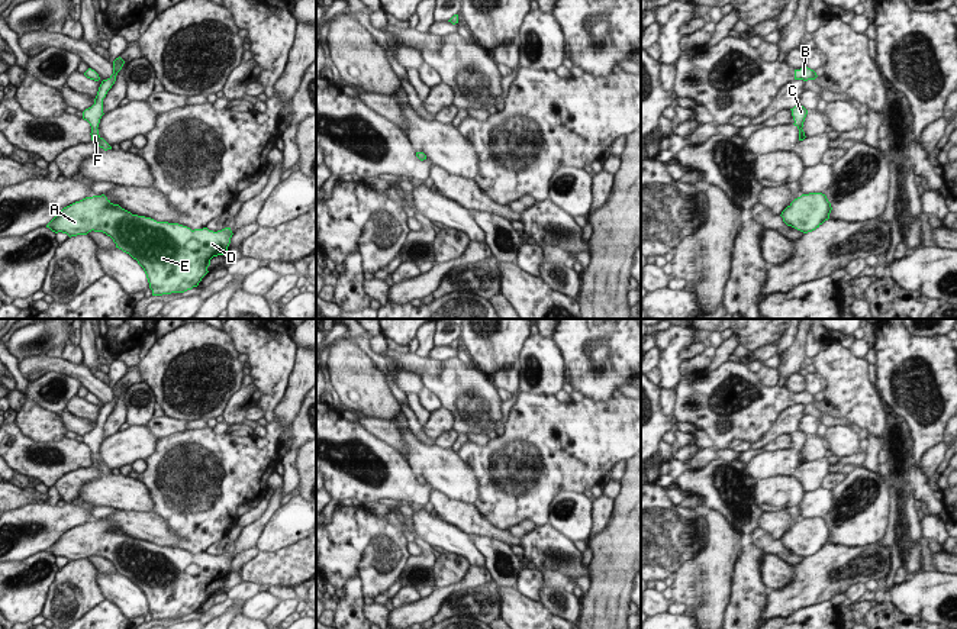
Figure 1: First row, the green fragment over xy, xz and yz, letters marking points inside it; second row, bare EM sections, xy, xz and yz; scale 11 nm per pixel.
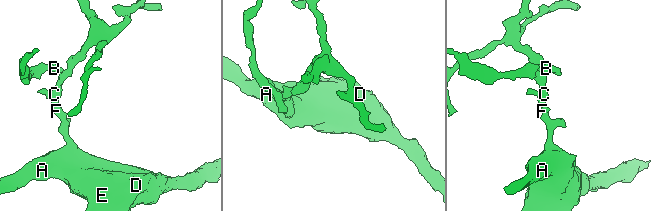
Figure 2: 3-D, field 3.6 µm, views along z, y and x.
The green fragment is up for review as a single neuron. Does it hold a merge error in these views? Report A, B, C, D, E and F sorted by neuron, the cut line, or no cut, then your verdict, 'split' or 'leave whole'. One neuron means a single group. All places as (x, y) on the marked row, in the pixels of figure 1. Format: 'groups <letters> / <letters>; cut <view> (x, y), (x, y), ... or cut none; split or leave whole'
groups A B C D E F; cut none; leave whole

